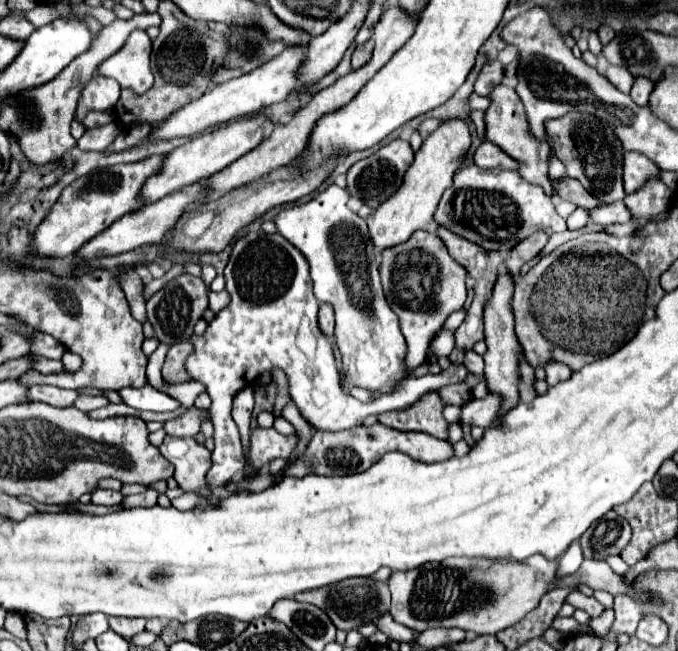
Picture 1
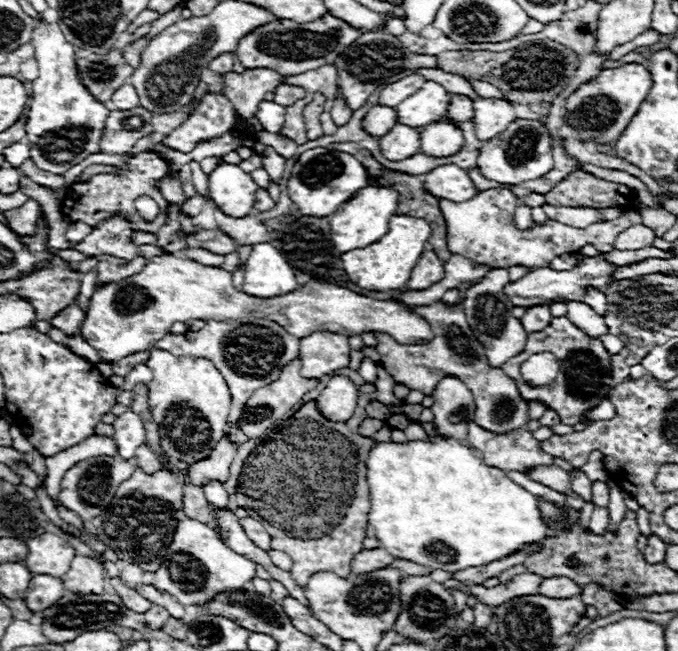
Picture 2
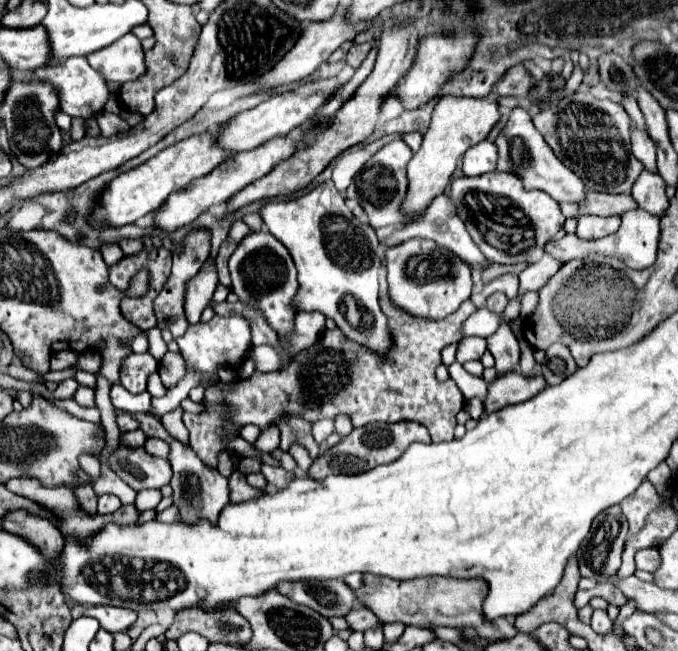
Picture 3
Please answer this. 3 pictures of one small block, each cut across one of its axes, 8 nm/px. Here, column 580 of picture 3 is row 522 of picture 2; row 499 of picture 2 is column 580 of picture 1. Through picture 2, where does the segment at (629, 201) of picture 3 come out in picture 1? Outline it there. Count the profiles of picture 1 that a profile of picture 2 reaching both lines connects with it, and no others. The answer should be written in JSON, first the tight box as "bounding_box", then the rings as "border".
{"bounding_box":[554,178,598,210],"border":[[[560,178],[554,182],[554,188],[556,188],[556,194],[562,198],[562,200],[568,200],[568,202],[574,202],[576,206],[582,206],[586,210],[592,210],[598,206],[598,200],[578,182],[578,180],[572,180],[572,178]]]}

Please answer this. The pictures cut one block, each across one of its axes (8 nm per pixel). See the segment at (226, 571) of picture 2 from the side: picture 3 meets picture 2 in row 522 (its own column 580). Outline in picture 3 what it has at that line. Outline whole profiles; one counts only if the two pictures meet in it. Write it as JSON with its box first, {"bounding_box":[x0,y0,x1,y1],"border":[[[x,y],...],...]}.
{"bounding_box":[496,108,586,204],"border":[[[514,108],[510,112],[508,124],[500,132],[500,136],[496,138],[496,146],[498,146],[496,170],[516,174],[528,190],[532,190],[532,188],[542,190],[542,192],[550,194],[556,202],[580,204],[586,198],[584,182],[570,168],[566,168],[554,156],[552,150],[548,150],[548,144],[544,144],[544,138],[540,136],[540,132],[536,132],[536,128],[532,128],[532,118],[524,108]]]}

